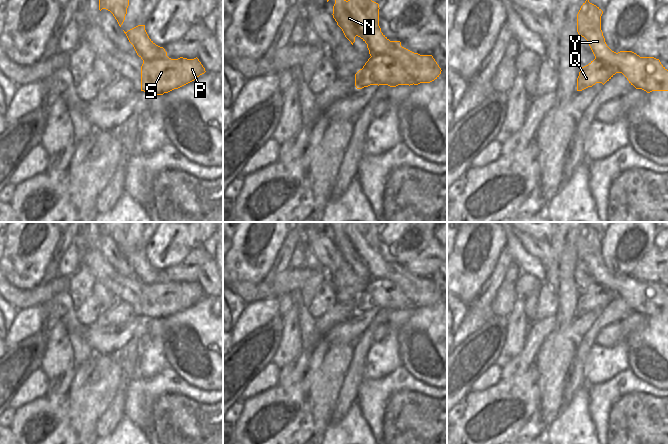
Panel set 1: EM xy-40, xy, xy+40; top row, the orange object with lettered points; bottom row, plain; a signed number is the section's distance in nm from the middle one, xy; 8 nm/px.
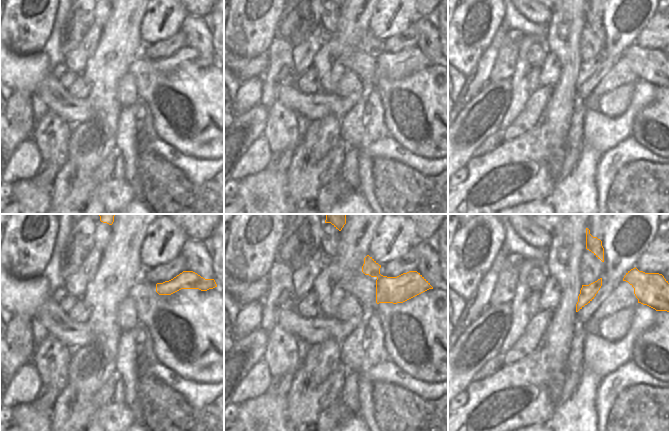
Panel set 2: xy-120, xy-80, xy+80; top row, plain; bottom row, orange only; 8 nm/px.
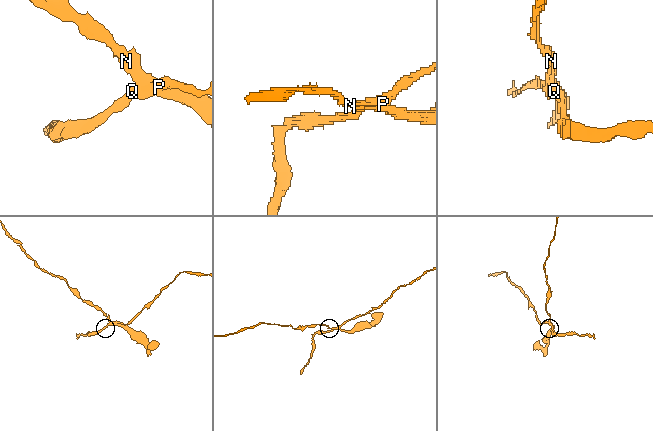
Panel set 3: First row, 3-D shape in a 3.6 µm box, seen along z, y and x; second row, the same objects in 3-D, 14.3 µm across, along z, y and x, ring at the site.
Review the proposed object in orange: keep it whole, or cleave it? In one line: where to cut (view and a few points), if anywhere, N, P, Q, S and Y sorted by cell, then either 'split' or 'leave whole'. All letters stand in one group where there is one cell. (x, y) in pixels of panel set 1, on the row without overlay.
cut xy+40 (595, 282), (618, 293), (624, 289), (643, 289), (647, 301); groups N Y / P Q S; split

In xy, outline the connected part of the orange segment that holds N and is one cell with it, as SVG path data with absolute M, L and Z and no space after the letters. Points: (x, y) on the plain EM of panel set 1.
M337 222L333 230L333 242L337 249L342 253L345 261L353 267L355 261L360 261L366 268L371 281L376 279L386 279L398 285L402 289L420 289L423 292L421 302L414 307L430 307L437 303L441 298L441 292L432 279L420 279L401 270L400 265L390 265L382 256L379 250L379 228L370 222L351 222L346 225L343 222Z

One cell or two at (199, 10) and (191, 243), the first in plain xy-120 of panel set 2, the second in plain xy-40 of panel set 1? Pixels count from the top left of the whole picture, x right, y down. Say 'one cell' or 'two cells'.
two cells

